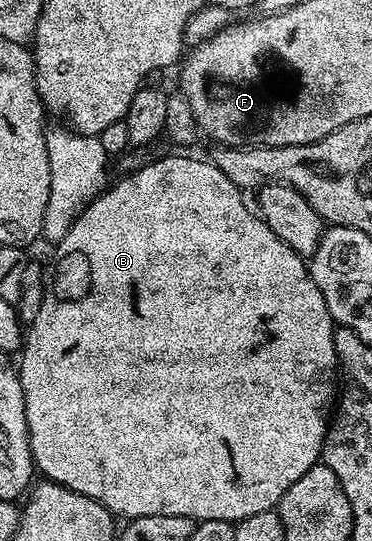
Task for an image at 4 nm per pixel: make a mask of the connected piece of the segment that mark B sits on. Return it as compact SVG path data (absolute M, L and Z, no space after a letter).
M161 157L142 169L126 175L122 181L117 181L108 186L94 198L92 202L74 220L73 226L63 236L63 239L55 245L57 251L57 262L54 263L53 277L48 282L43 295L43 307L39 307L39 315L35 315L33 321L28 322L27 332L23 337L23 348L19 356L19 372L21 374L21 386L23 387L23 399L25 400L25 418L27 419L27 431L31 443L31 455L36 472L44 480L54 481L71 491L79 491L79 495L87 495L95 499L104 509L113 514L114 518L132 519L135 517L146 517L147 515L179 515L190 517L195 523L198 521L210 521L211 519L223 519L224 521L239 522L251 515L259 515L259 511L268 509L276 510L281 504L283 495L295 479L307 475L307 471L321 460L321 448L325 442L325 436L331 424L331 414L335 409L335 398L339 393L339 366L337 363L337 352L335 351L335 339L333 330L335 322L327 311L327 303L315 287L315 283L309 274L309 266L306 258L300 257L267 223L261 220L256 212L253 213L245 206L246 194L219 171L219 167L213 165L212 160L200 161L197 157Z

